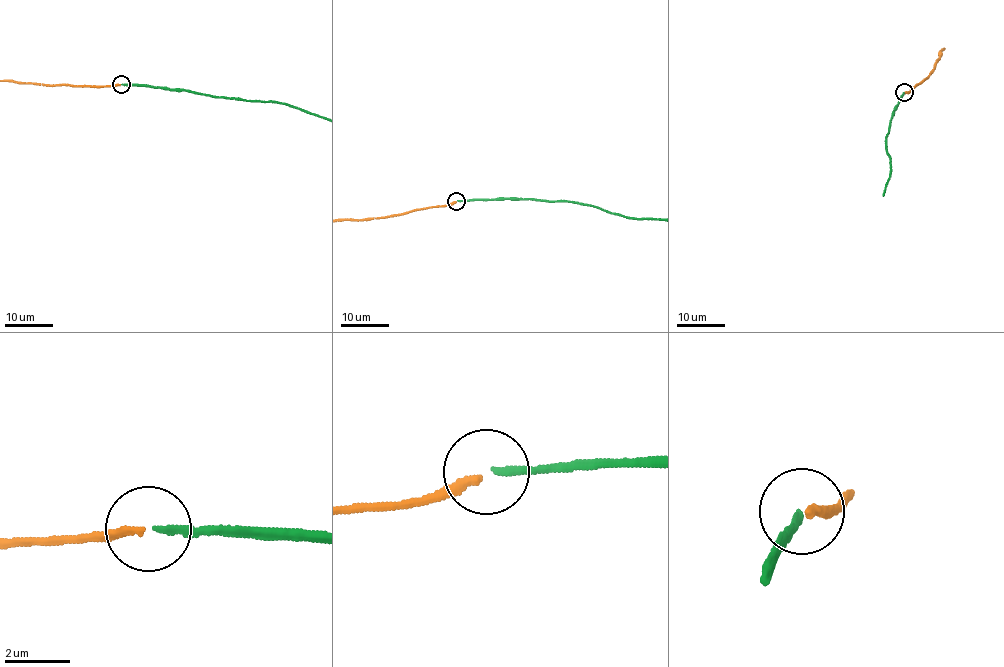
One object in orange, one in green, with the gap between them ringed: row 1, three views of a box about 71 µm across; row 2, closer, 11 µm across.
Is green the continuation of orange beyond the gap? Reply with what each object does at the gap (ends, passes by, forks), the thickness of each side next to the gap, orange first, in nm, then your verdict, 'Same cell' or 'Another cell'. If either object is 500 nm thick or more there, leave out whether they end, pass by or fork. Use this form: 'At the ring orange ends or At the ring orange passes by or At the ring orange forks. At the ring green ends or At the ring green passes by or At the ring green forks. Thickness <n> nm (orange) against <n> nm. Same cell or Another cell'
At the ring orange ends. At the ring green ends. Thickness 240 nm (orange) against 200 nm. Same cell

